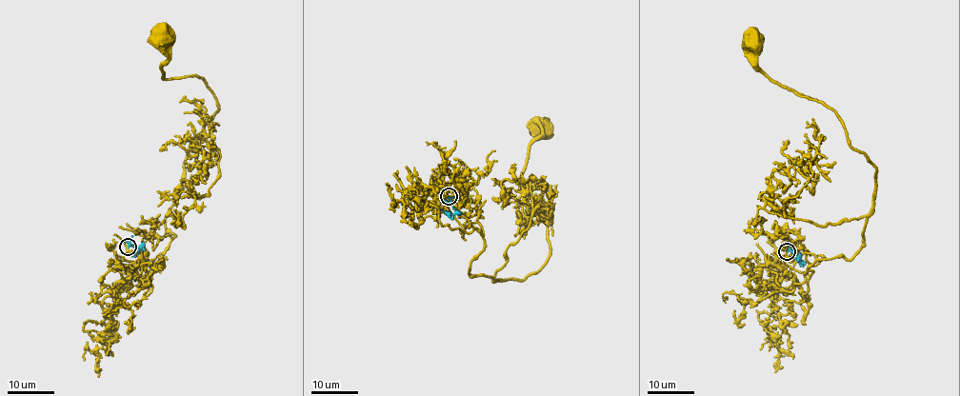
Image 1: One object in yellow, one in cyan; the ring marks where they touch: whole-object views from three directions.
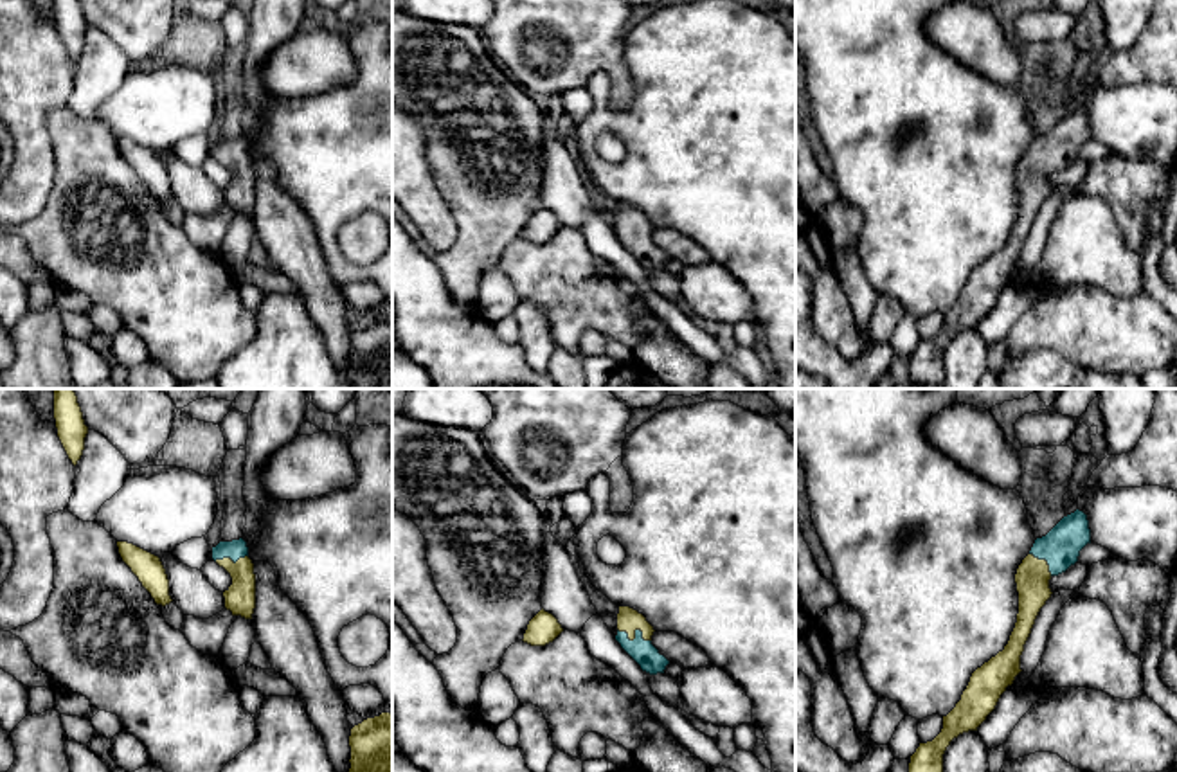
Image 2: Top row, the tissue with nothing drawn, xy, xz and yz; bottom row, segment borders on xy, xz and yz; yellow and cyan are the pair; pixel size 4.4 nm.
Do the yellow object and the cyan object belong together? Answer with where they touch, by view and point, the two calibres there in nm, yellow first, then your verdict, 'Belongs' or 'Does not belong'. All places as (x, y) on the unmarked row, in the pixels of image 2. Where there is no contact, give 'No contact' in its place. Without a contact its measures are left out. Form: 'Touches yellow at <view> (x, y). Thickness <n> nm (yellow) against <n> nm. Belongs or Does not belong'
Touches yellow at xz (634, 231). Thickness 110 nm (yellow) against 110 nm. Belongs

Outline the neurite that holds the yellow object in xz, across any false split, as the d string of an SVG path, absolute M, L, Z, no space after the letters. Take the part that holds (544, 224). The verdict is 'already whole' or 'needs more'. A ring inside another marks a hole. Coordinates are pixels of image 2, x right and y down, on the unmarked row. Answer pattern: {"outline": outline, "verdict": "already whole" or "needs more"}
{"outline": "M544 205L529 218L524 239L531 243L545 243L563 229L558 216Z", "verdict": "already whole"}

